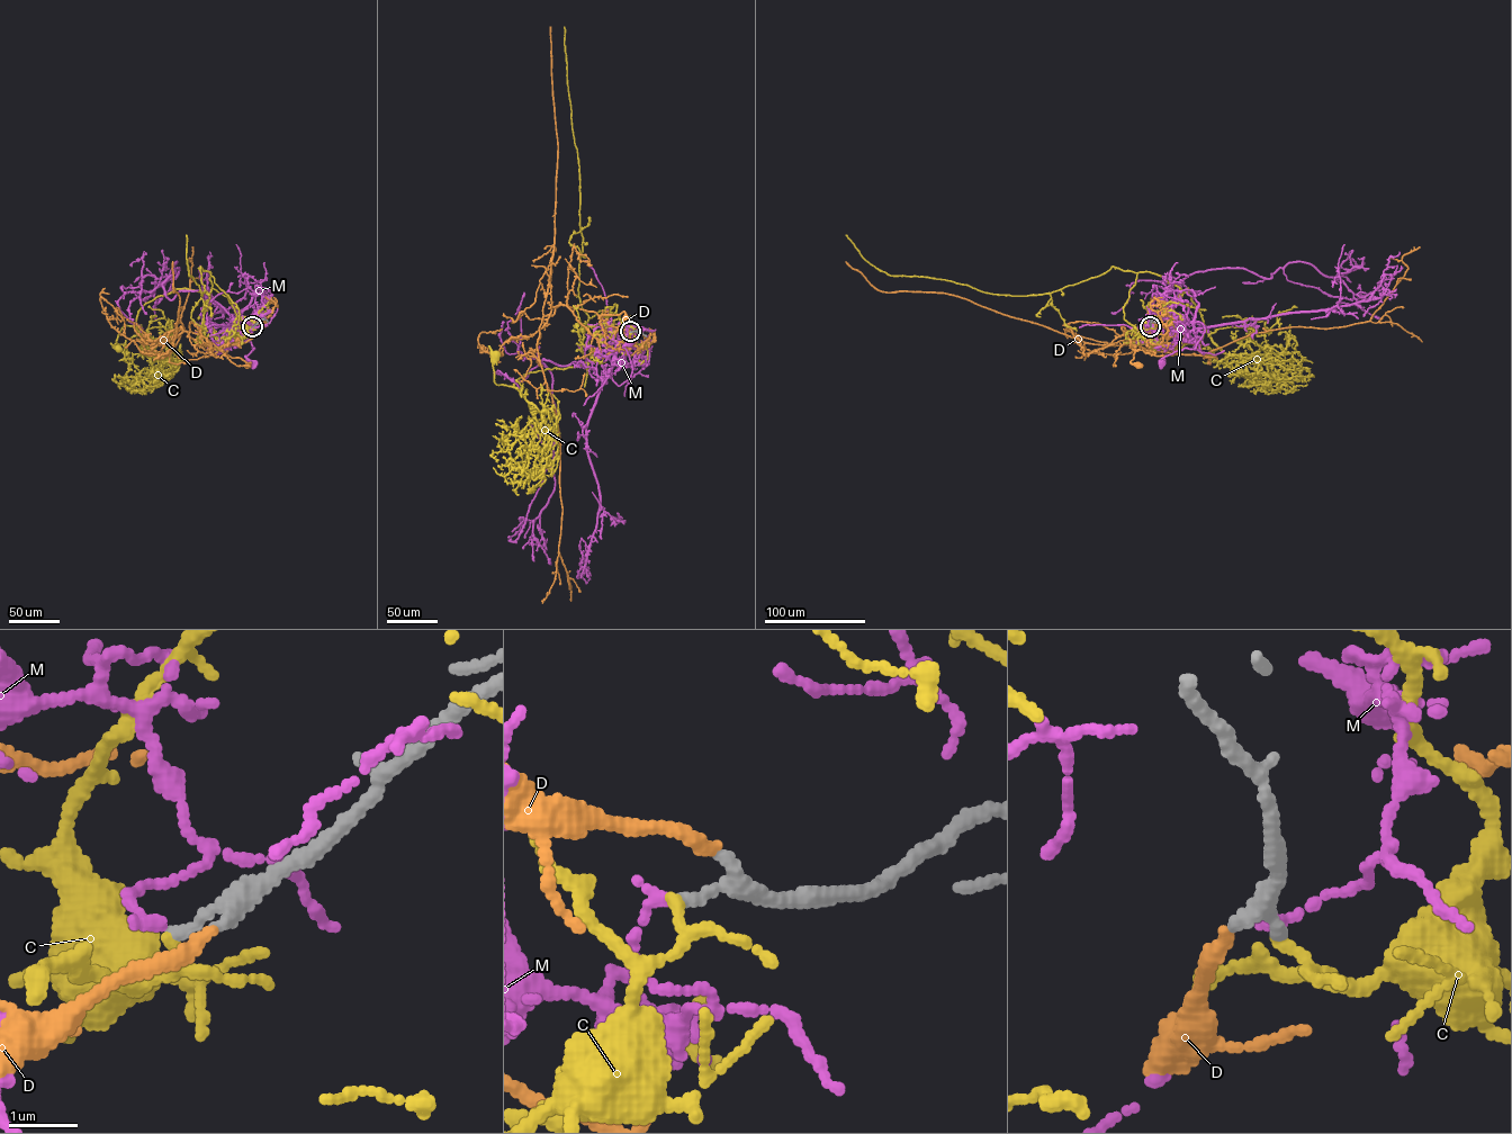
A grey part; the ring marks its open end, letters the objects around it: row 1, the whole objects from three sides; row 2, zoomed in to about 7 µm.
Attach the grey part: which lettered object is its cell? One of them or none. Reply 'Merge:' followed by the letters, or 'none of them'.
Merge: D

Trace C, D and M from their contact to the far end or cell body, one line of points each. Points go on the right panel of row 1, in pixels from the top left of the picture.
C: (1151, 327), (1146, 317), (1188, 288), (1206, 330), (1198, 342), (1173, 348)
D: (1150, 326), (1146, 339), (1133, 350), (1131, 362), (1137, 365)
M: (1151, 326), (1154, 315), (1167, 312), (1204, 326), (1194, 349), (1176, 351), (1161, 362)

